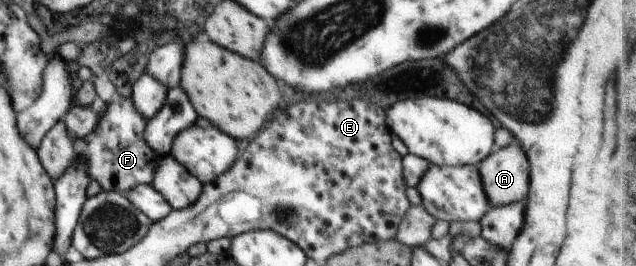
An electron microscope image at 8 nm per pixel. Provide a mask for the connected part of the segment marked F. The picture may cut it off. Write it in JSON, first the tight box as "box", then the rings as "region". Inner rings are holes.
{"box":[37,101,162,194],"region":[[[131,101],[123,104],[110,102],[98,126],[83,139],[71,139],[64,120],[59,120],[45,134],[39,144],[37,155],[45,171],[57,179],[75,162],[83,162],[91,180],[97,180],[101,189],[125,194],[136,185],[150,184],[162,157],[145,141],[144,131],[148,122],[137,113]]]}

